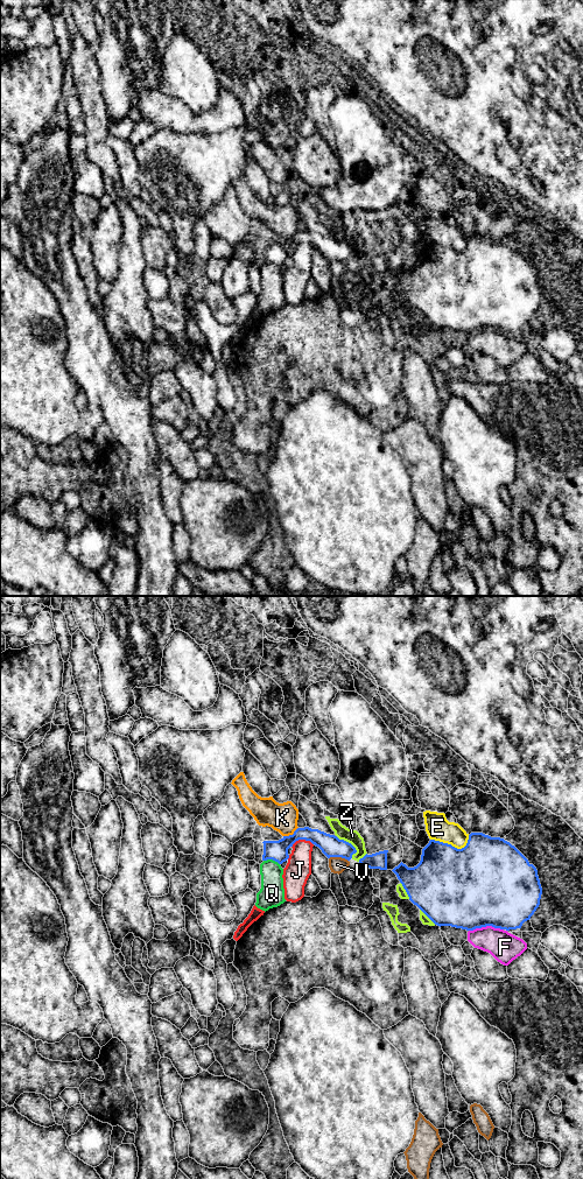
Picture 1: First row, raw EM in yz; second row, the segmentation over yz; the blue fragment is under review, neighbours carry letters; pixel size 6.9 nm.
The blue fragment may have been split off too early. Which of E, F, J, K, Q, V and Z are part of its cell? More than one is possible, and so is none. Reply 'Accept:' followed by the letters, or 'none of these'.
Accept: none of these

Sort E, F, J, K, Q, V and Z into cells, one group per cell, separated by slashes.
E / F / J / K Z / Q / V

